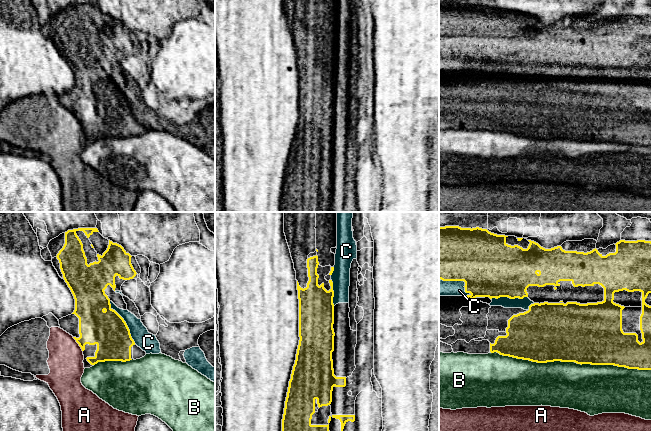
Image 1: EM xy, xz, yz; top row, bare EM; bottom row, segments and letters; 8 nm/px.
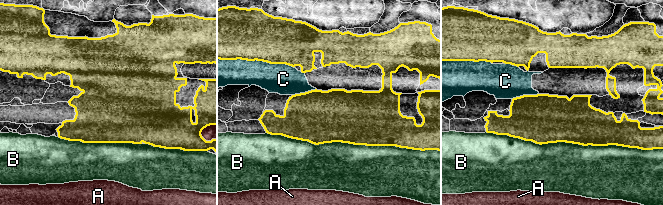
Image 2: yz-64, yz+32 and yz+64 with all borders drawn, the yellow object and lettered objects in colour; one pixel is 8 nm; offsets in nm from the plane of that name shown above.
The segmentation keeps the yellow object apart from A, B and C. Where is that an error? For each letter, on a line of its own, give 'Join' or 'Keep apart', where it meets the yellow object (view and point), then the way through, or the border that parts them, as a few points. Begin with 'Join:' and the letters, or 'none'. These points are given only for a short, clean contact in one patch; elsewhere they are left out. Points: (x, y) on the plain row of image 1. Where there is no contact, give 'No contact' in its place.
Join: none
A: Keep apart. Touches yellow at xy (78, 119)
B: Keep apart. Touches yellow at yz (570, 137)
C: Keep apart. Touches yellow at yz (459, 56)

